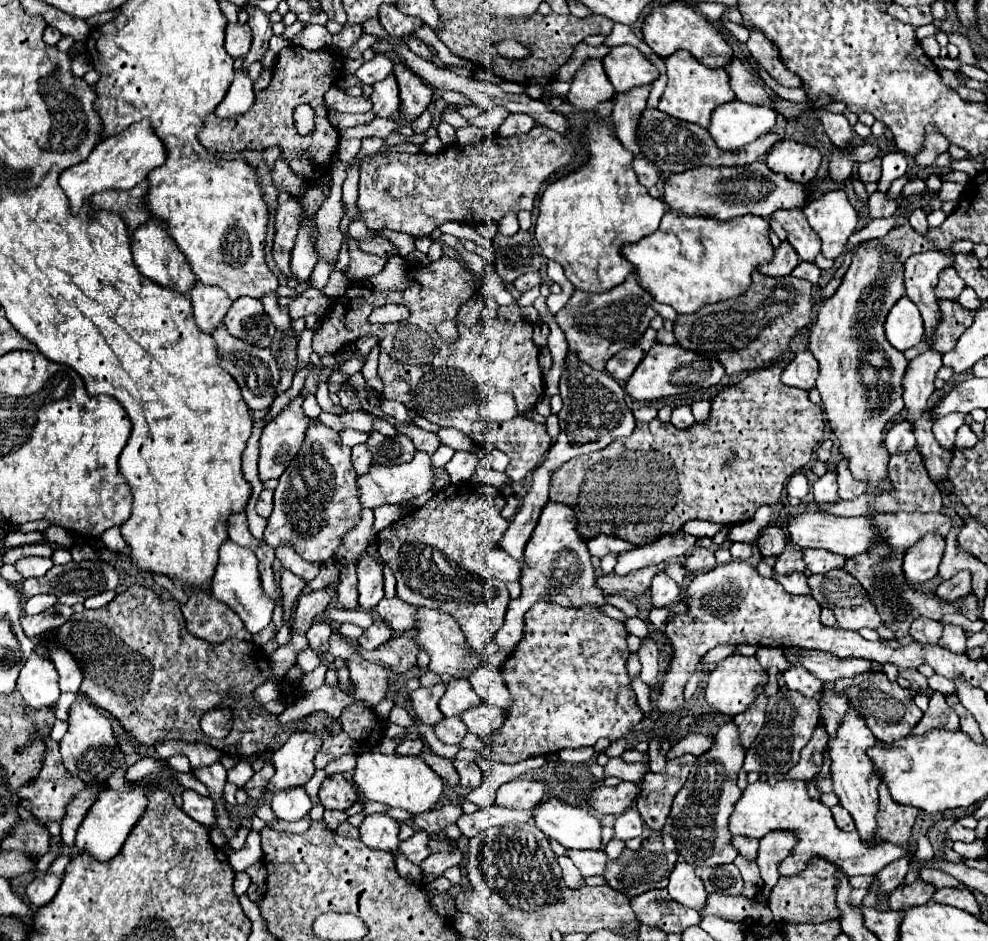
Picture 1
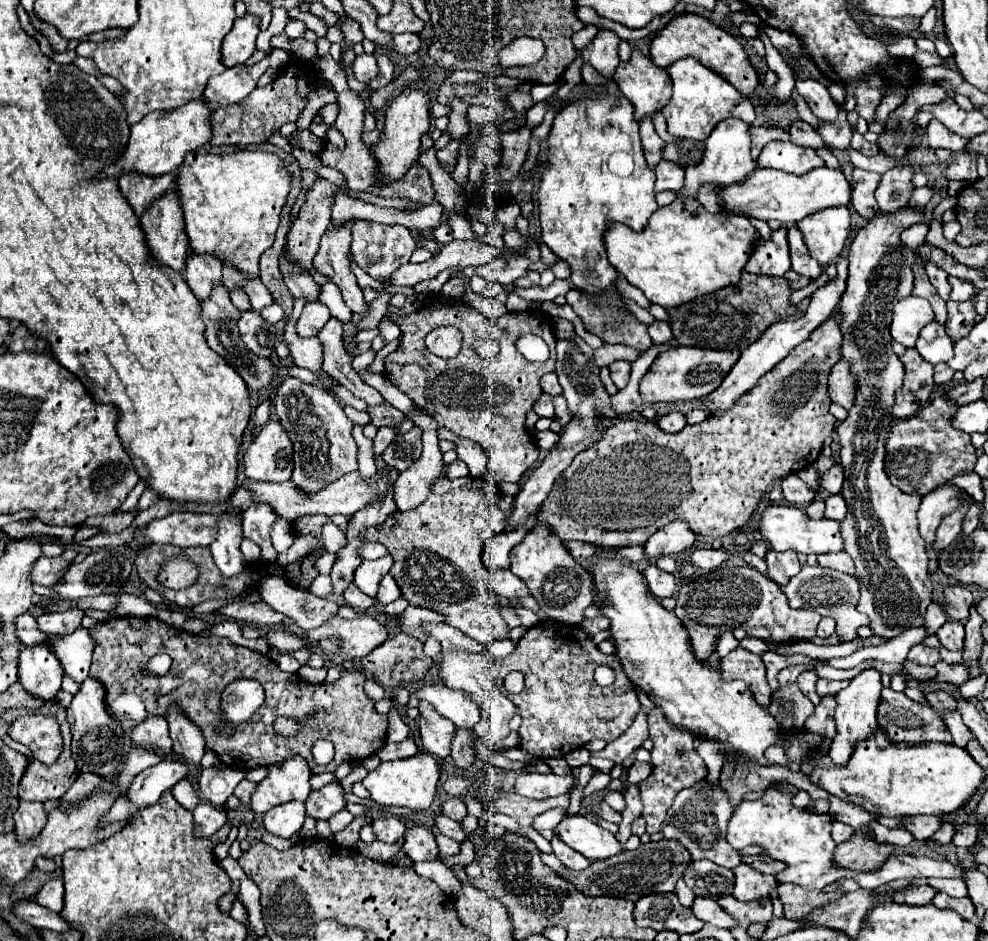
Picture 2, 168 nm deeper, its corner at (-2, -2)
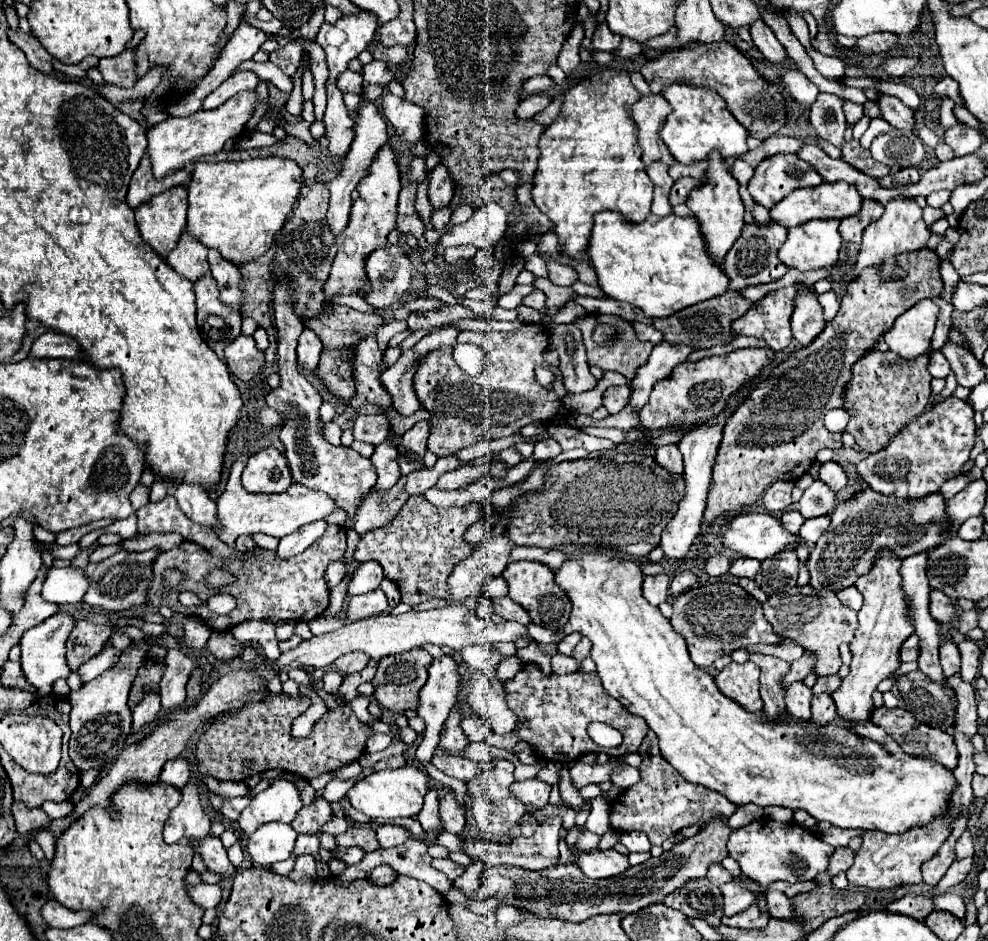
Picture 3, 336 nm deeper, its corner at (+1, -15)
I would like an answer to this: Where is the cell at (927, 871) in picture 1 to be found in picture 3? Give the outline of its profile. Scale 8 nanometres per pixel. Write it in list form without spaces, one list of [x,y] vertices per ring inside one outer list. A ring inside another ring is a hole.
[[[942,894],[942,896],[936,896],[934,898],[934,906],[938,910],[944,910],[944,912],[950,912],[954,914],[956,918],[964,920],[966,918],[966,906],[964,906],[964,900],[956,894]]]

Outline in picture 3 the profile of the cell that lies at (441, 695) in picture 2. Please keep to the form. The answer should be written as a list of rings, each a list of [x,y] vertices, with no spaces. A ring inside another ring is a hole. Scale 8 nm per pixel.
[[[468,716],[462,720],[462,730],[464,736],[468,738],[468,742],[484,742],[486,738],[492,736],[492,728],[490,724],[486,724],[480,716]]]

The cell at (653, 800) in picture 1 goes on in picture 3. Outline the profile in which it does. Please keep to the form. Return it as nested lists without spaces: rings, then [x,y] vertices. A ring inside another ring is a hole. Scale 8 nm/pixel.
[[[648,732],[644,742],[640,744],[640,756],[642,764],[638,766],[640,770],[640,782],[634,786],[626,788],[618,798],[616,804],[610,806],[610,826],[616,832],[644,832],[650,840],[650,844],[662,844],[666,838],[672,834],[680,832],[682,828],[694,826],[700,822],[700,828],[706,826],[708,820],[722,816],[730,818],[736,812],[736,804],[728,802],[722,794],[684,780],[660,754],[658,744],[656,744],[656,734]],[[624,806],[624,810],[622,810]]]

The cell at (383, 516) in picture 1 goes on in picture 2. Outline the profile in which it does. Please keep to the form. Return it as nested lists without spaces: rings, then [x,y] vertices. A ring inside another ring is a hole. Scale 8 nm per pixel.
[[[385,555],[381,559],[375,559],[375,561],[363,561],[357,571],[355,571],[355,585],[365,593],[369,595],[371,599],[377,599],[377,591],[379,591],[379,583],[381,579],[389,573],[393,565],[393,559],[391,555]]]

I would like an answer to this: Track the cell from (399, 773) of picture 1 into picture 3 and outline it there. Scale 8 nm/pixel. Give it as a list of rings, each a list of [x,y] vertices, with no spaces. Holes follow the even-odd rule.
[[[404,766],[404,768],[396,768],[396,770],[380,770],[380,772],[372,772],[370,776],[360,778],[350,790],[348,790],[348,800],[350,804],[364,812],[370,818],[384,818],[384,820],[394,820],[400,816],[418,816],[422,804],[424,804],[424,796],[428,792],[428,776],[416,768],[416,766]]]

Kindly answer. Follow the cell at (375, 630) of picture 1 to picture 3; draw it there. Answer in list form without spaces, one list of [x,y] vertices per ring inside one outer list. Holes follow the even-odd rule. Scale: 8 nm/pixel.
[[[354,652],[340,656],[336,662],[334,662],[334,668],[340,672],[340,674],[354,674],[354,672],[362,672],[367,666],[370,658],[363,652]]]

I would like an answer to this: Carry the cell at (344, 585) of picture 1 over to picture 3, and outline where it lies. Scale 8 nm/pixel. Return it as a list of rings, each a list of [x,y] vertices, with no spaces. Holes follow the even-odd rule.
[[[380,588],[372,590],[368,594],[362,594],[362,596],[352,596],[348,602],[348,622],[376,616],[380,612],[386,612],[388,608],[390,608],[388,598]]]

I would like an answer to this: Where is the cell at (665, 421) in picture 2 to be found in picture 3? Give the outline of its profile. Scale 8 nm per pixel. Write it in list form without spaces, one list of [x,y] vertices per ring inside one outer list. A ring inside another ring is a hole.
[[[668,444],[668,446],[660,446],[656,450],[656,462],[658,466],[662,466],[664,470],[668,470],[668,474],[674,476],[682,476],[684,468],[682,468],[682,456],[676,444]]]

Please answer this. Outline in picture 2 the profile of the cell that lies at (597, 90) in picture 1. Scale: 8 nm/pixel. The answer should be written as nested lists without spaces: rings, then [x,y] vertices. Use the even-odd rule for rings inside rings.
[[[599,31],[599,35],[583,49],[581,57],[599,75],[613,77],[613,73],[615,73],[615,69],[619,65],[617,45],[619,45],[619,37],[615,33],[611,33],[611,31]]]

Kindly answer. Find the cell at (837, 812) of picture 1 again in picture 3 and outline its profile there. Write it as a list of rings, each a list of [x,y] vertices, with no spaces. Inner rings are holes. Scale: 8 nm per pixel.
[[[838,848],[832,858],[830,858],[830,866],[828,866],[828,876],[834,878],[840,872],[846,872],[852,866],[852,856],[854,852],[850,848]]]

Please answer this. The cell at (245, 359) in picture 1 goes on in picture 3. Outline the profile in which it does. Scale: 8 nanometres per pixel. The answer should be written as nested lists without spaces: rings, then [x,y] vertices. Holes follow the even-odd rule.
[[[210,272],[196,280],[194,292],[200,334],[204,342],[216,352],[216,356],[224,360],[224,344],[230,344],[236,336],[240,336],[242,316],[220,300],[220,290]]]

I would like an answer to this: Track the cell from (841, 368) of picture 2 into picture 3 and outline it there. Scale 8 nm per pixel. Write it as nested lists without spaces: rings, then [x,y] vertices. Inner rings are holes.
[[[872,350],[868,356],[860,358],[852,366],[852,388],[848,388],[848,410],[854,408],[858,416],[850,418],[846,432],[856,438],[856,444],[874,454],[882,450],[906,424],[916,420],[930,402],[930,372],[928,372],[928,356],[922,354],[918,358],[906,360],[894,352]]]

